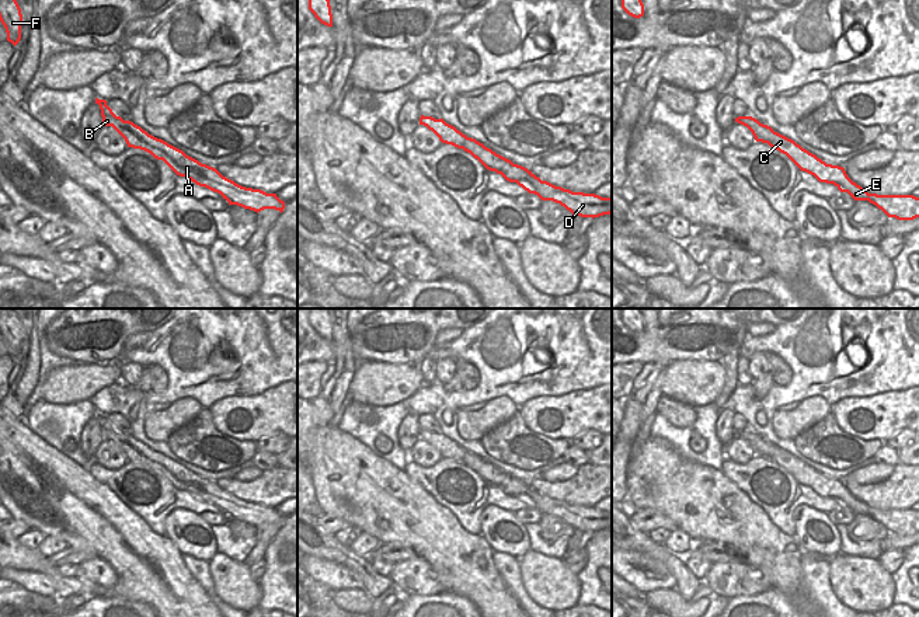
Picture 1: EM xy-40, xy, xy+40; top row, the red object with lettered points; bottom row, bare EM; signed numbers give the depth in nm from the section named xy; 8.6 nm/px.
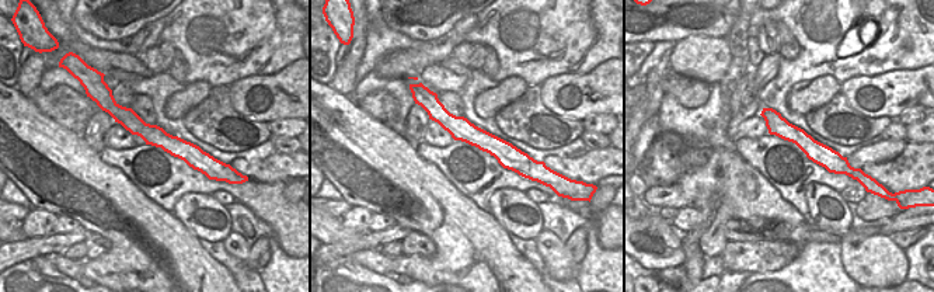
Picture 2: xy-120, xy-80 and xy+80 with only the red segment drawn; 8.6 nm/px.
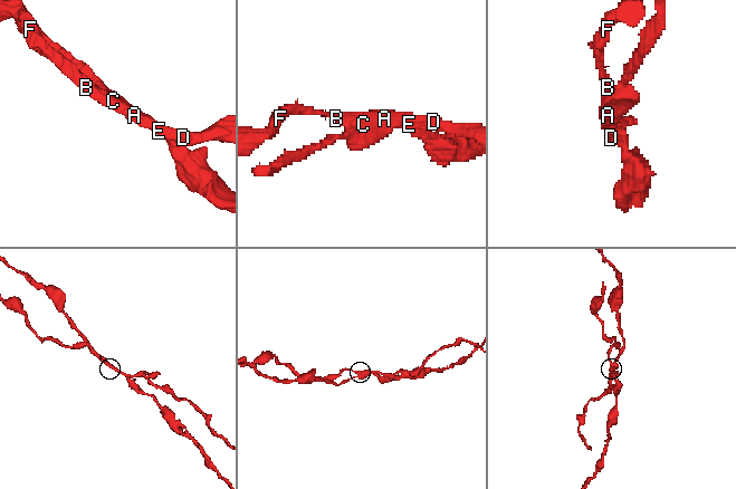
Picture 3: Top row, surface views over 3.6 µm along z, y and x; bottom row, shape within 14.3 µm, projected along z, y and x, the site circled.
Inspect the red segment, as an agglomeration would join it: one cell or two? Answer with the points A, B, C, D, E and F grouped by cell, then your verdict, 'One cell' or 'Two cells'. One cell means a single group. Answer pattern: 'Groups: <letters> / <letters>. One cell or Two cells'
Groups: A B D F / C E. Two cells.

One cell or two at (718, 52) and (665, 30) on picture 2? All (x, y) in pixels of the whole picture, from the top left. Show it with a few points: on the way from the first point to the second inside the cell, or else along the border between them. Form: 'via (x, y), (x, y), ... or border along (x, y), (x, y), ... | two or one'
border along (720, 38), (689, 35), (675, 44) | two

